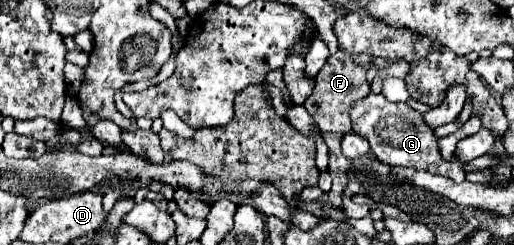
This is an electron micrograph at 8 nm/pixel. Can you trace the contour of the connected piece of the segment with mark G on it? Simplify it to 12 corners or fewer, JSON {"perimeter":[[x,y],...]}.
{"perimeter":[[383,93],[353,103],[353,131],[377,161],[467,177],[423,113]]}

